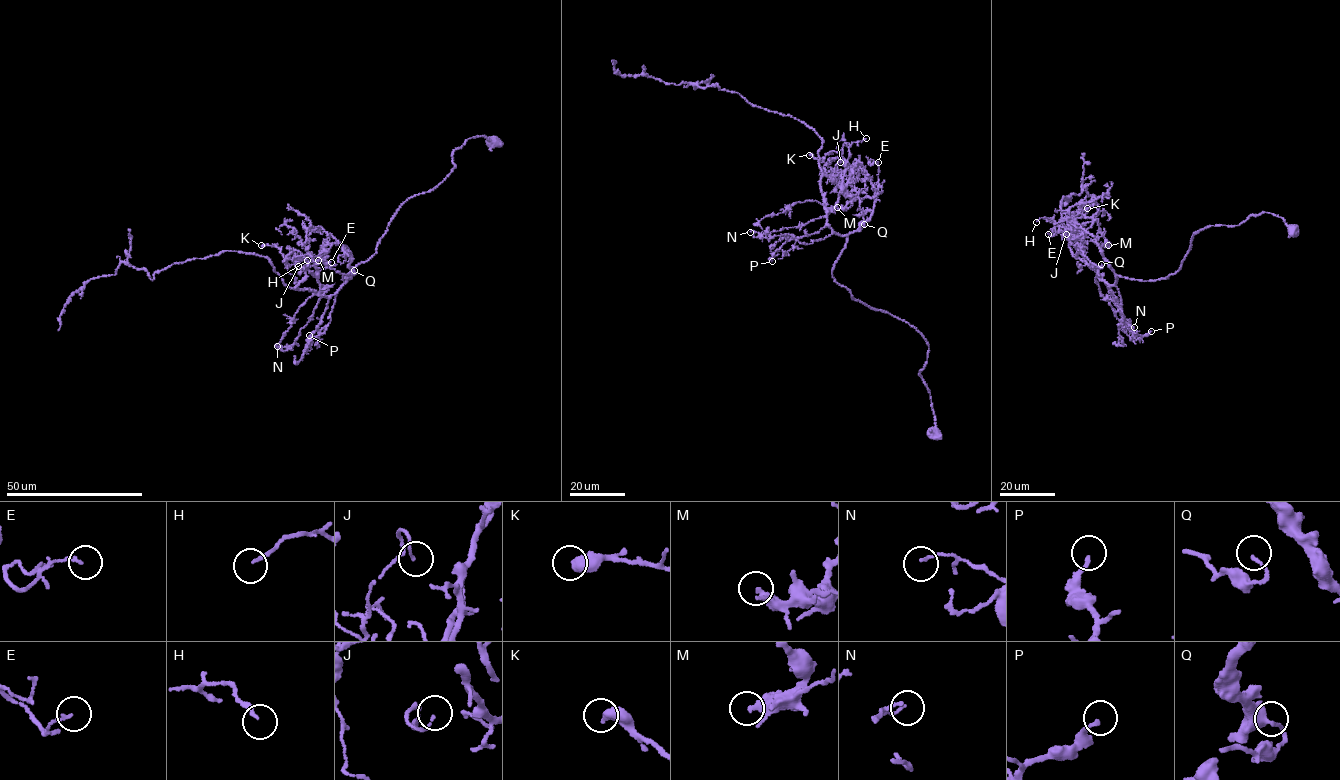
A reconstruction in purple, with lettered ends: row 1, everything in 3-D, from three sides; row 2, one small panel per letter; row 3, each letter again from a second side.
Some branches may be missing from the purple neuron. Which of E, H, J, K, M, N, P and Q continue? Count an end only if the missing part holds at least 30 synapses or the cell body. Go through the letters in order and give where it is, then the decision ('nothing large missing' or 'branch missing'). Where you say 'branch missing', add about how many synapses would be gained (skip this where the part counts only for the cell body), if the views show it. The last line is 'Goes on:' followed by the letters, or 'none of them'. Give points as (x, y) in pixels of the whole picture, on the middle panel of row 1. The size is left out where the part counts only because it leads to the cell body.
E: at (878, 162); nothing large missing
H: at (866, 138); nothing large missing
J: at (840, 162); nothing large missing
K: at (809, 155); nothing large missing
M: at (837, 207); nothing large missing
N: at (750, 232); nothing large missing
P: at (772, 261); nothing large missing
Q: at (864, 224); nothing large missing
Goes on: none of them

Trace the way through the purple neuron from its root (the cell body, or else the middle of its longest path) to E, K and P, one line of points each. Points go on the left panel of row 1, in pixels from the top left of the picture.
E: (491, 142), (471, 138), (454, 151), (451, 173), (400, 206), (350, 278), (348, 248), (319, 253), (331, 262)
K: (491, 142), (454, 151), (451, 173), (400, 206), (375, 254), (329, 296), (295, 288), (299, 252), (261, 245)
P: (491, 142), (466, 140), (451, 173), (400, 206), (375, 254), (328, 299), (309, 346), (309, 335)

